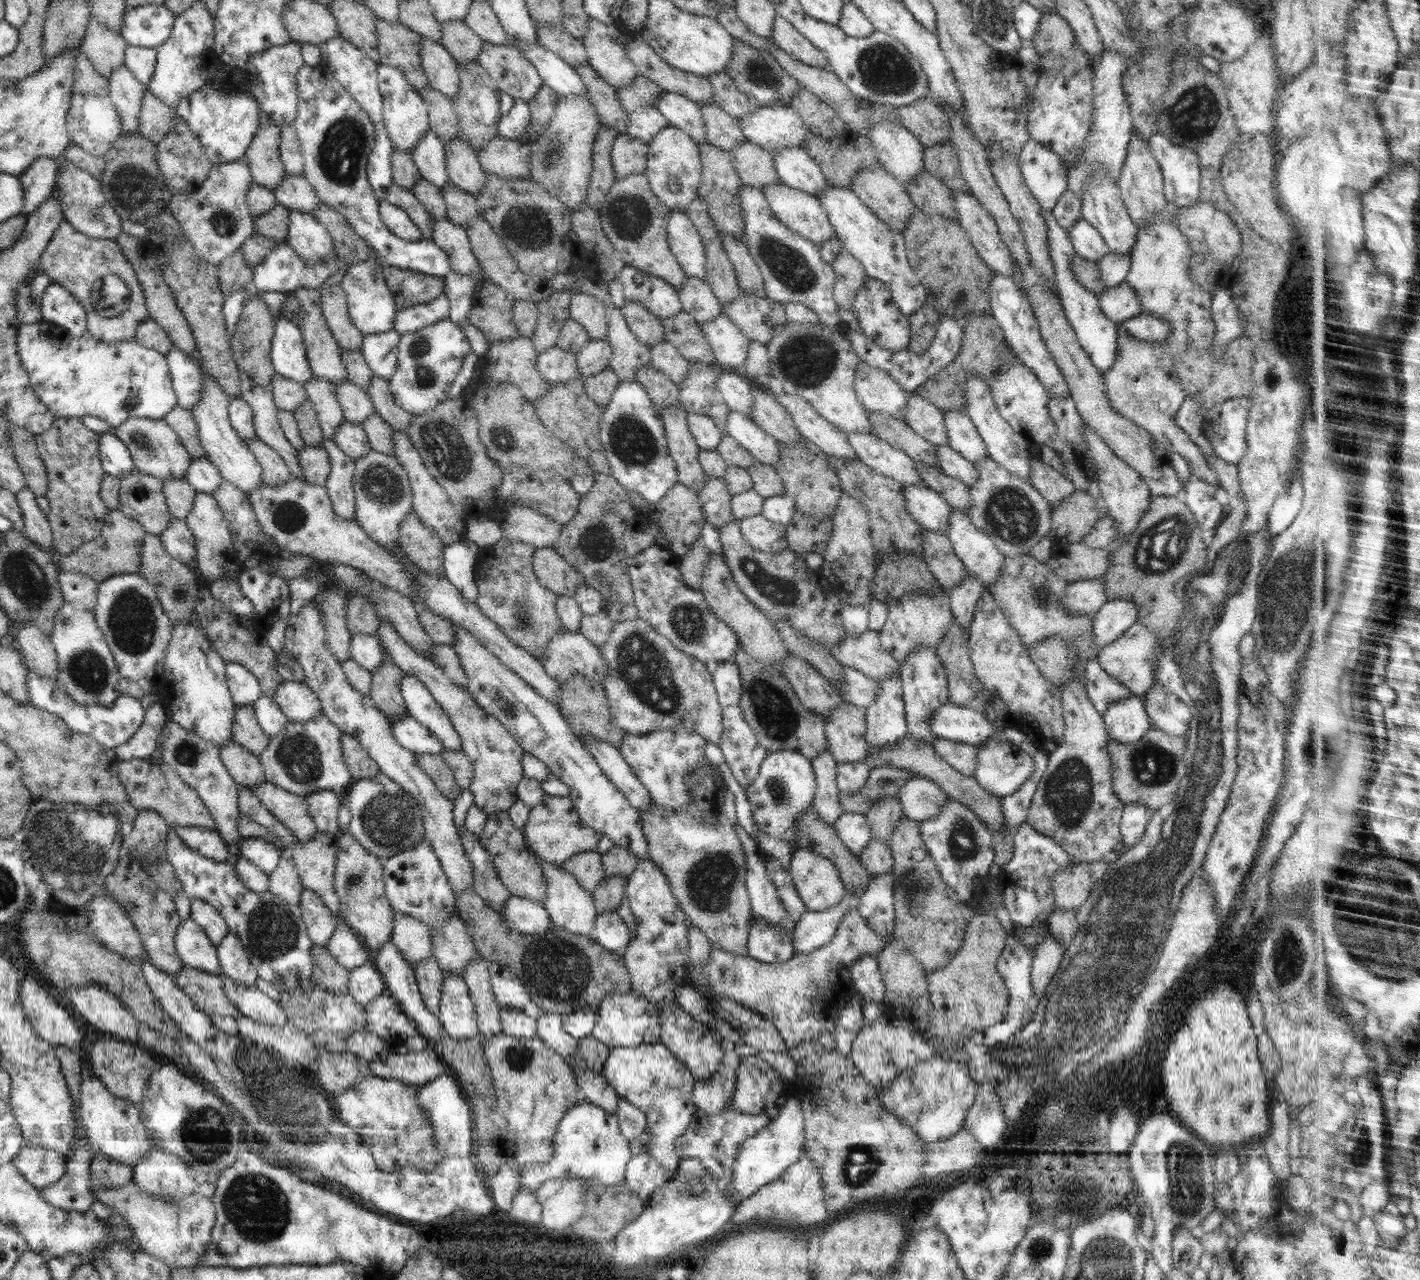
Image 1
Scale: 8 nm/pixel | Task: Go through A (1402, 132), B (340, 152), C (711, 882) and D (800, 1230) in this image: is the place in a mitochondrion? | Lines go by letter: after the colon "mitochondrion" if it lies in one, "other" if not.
A: other
B: mitochondrion
C: mitochondrion
D: other

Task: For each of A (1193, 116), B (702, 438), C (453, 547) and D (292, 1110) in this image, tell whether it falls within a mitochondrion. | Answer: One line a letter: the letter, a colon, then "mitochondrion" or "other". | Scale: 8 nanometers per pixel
A: mitochondrion
B: other
C: other
D: mitochondrion

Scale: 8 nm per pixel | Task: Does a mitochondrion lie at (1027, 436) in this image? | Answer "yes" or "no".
no

